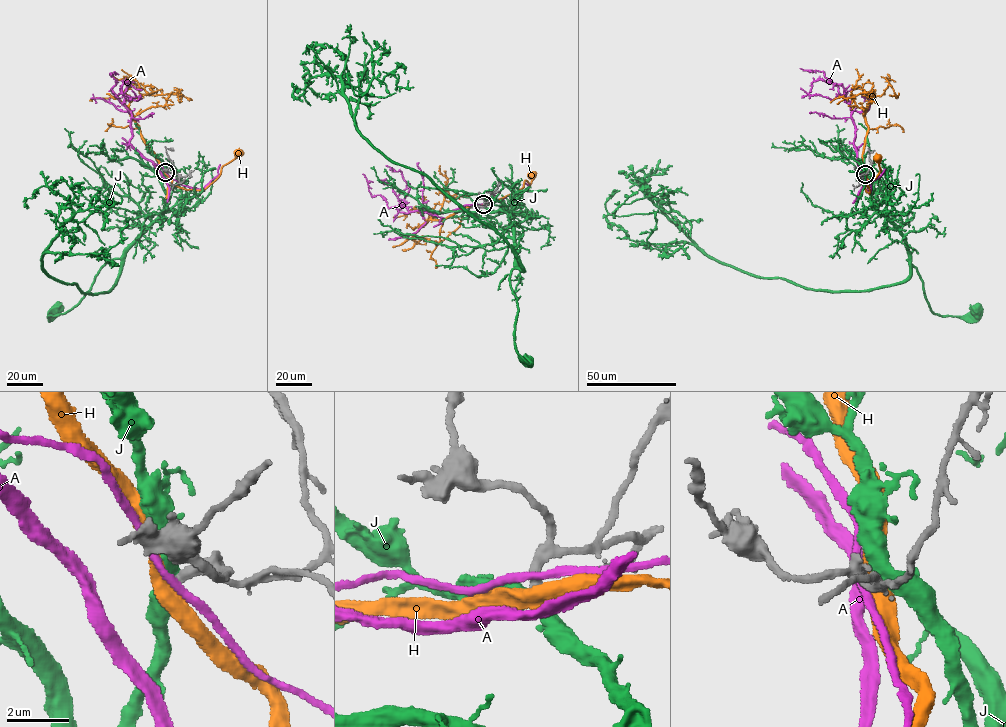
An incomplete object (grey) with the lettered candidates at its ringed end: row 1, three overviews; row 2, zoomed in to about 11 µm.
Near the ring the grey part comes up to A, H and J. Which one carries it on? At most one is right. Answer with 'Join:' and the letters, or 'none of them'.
Join: J

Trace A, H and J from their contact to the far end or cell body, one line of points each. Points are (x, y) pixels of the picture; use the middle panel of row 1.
A: (483, 204), (444, 212), (421, 209), (405, 213), (388, 208), (380, 195), (372, 196), (362, 174)
H: (483, 204), (493, 203), (521, 189), (525, 181), (529, 186), (533, 176)
J: (484, 205), (507, 213), (515, 238), (510, 282), (518, 308), (514, 348), (521, 361), (527, 361)

